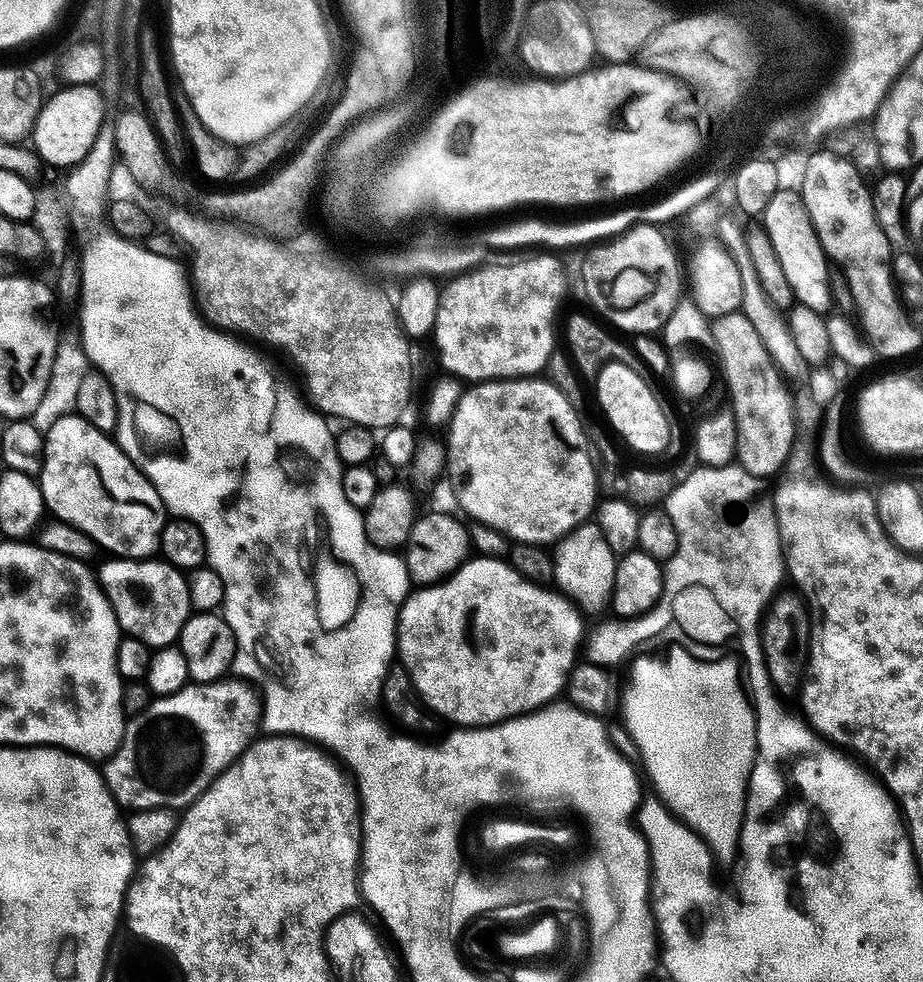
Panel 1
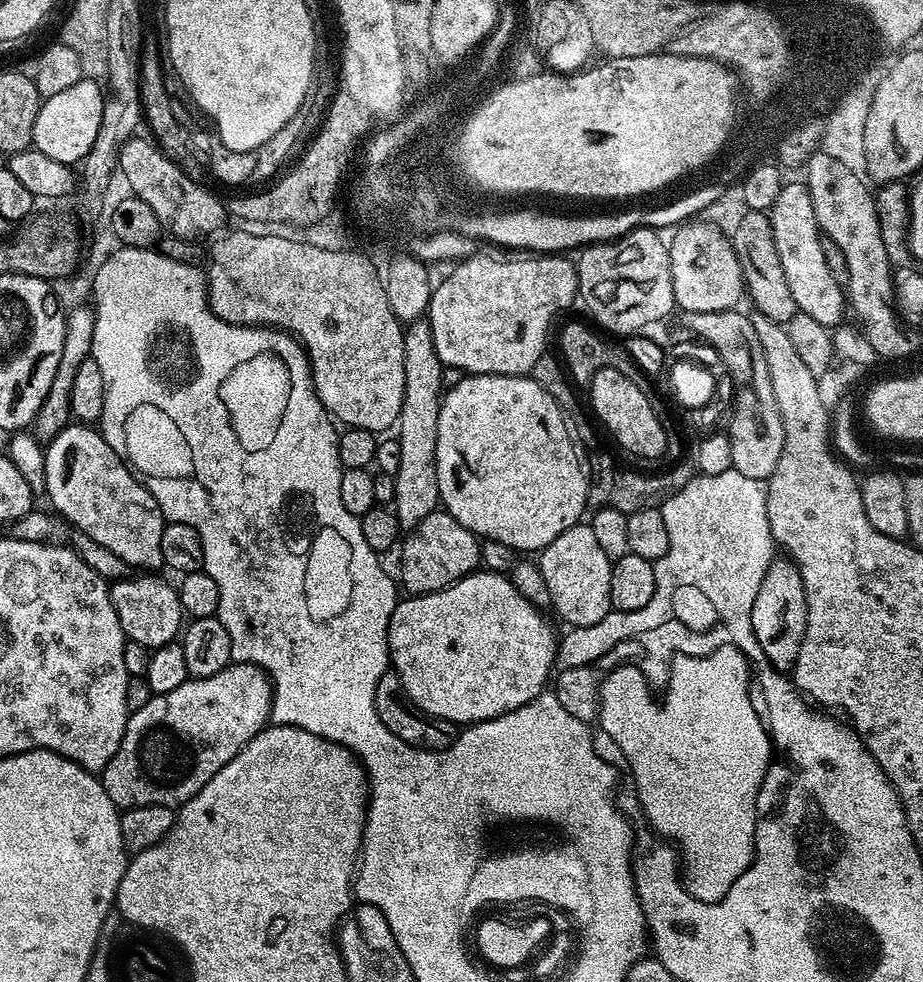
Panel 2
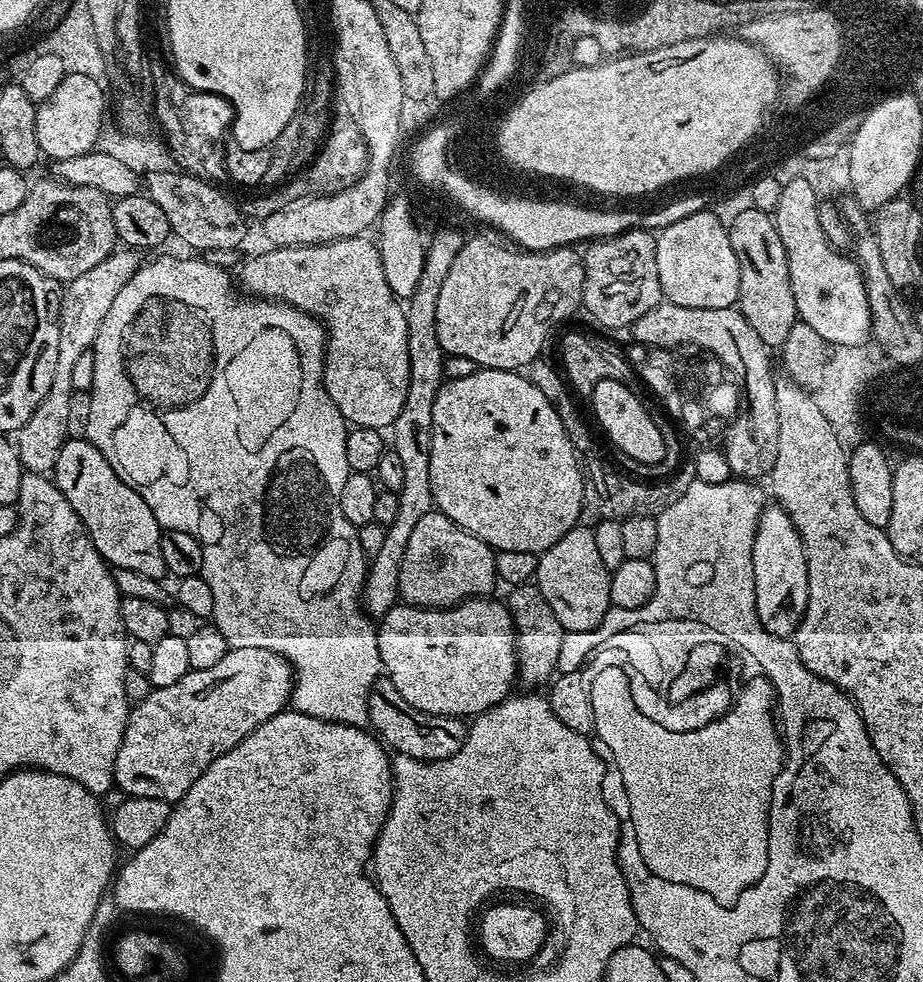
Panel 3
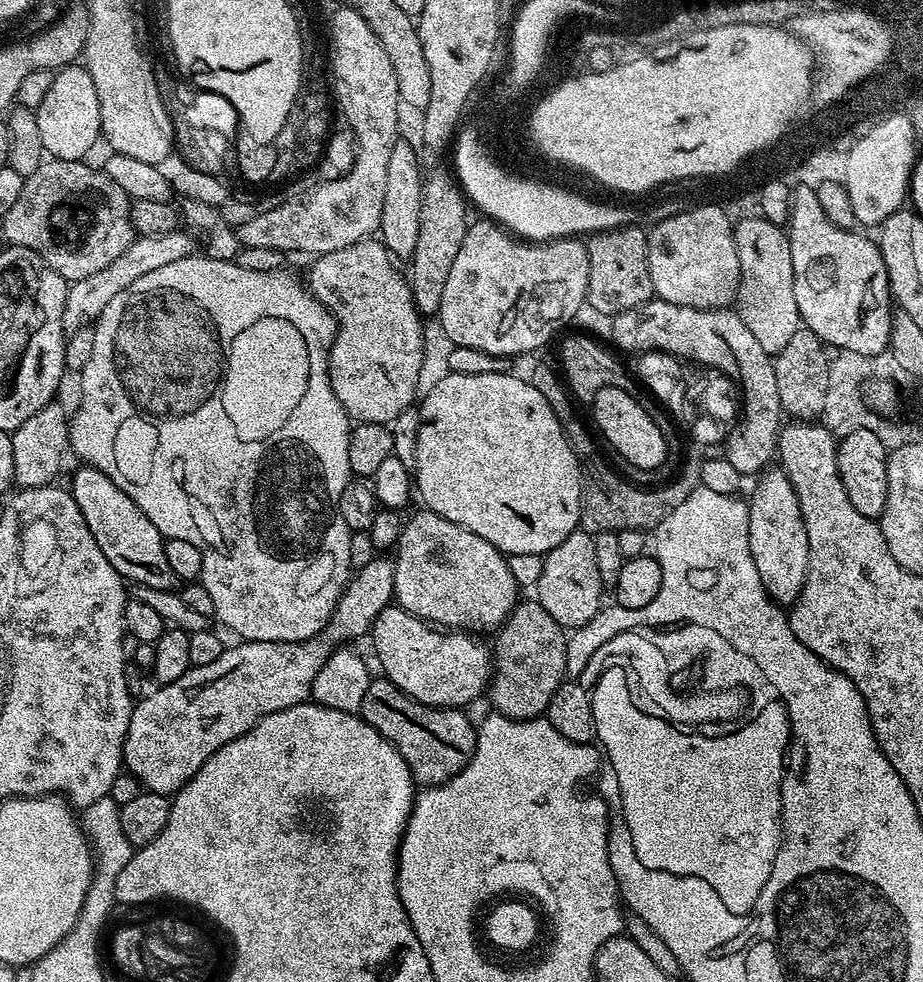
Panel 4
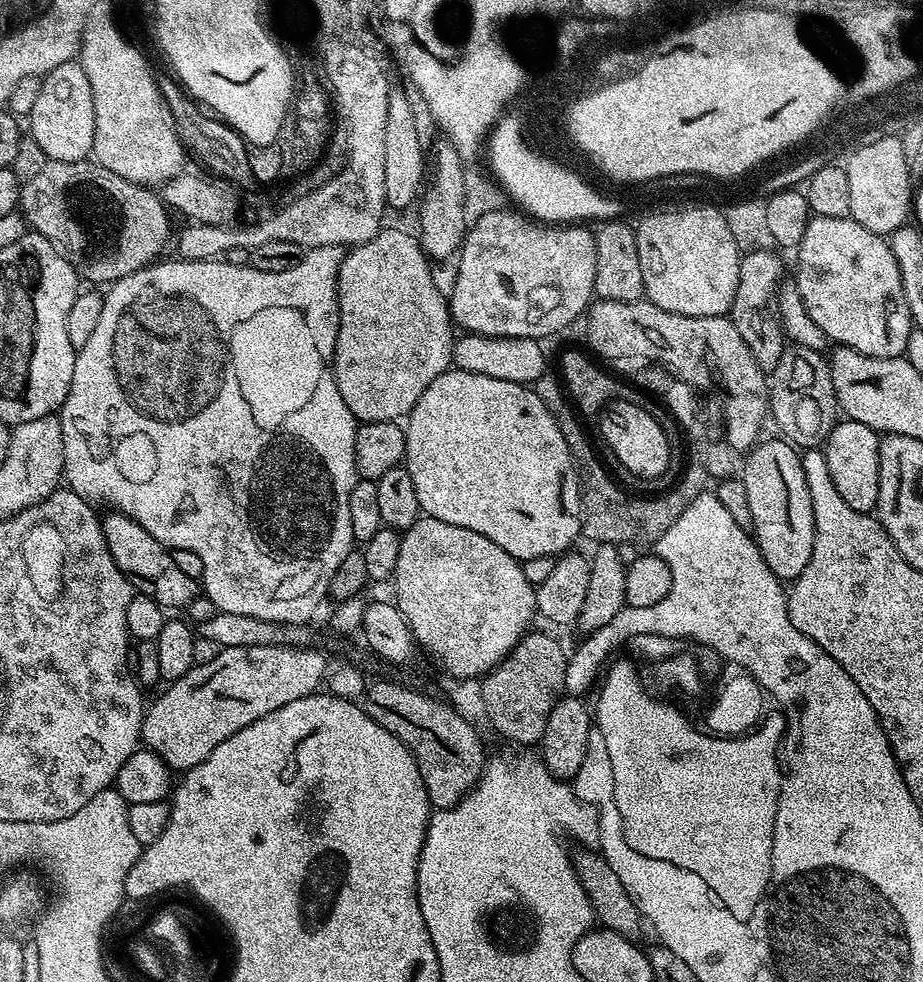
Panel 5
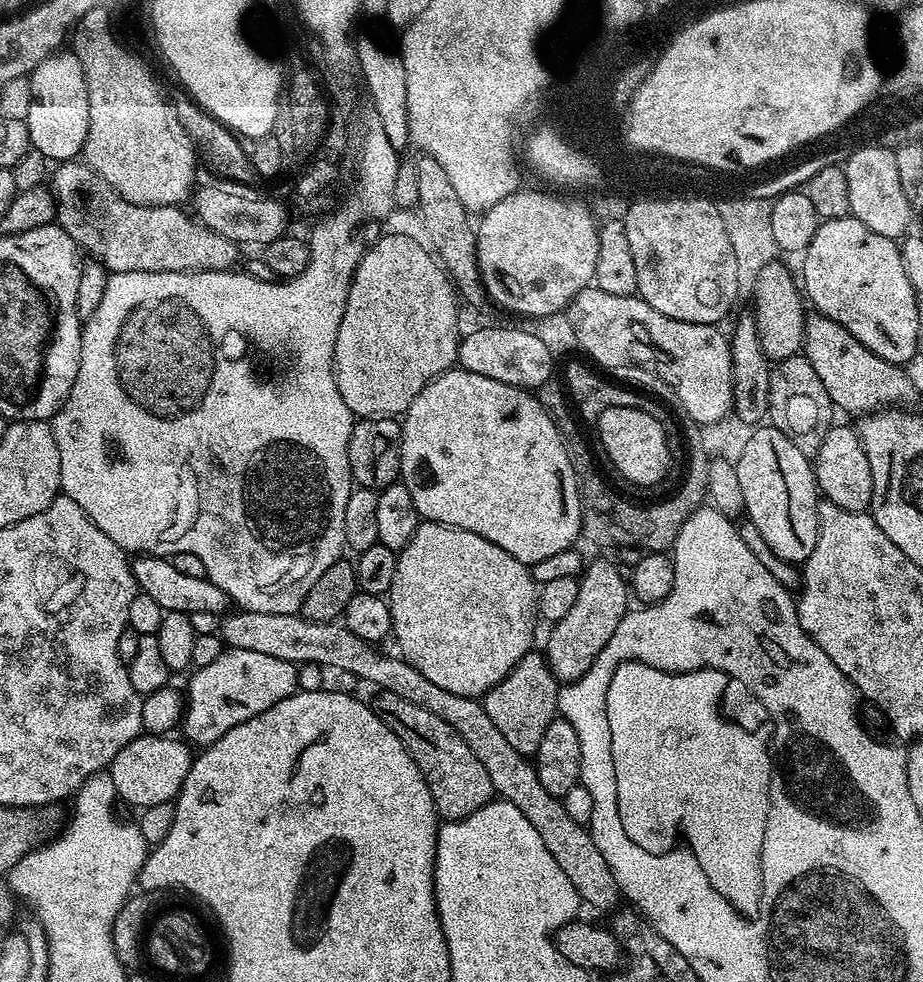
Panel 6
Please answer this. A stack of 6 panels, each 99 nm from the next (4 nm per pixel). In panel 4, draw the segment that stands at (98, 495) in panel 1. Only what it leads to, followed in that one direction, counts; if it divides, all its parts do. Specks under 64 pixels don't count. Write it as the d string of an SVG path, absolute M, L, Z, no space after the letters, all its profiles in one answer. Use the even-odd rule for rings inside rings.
M80 466L72 476L70 491L74 502L78 502L82 518L86 518L86 526L90 526L90 534L94 534L94 542L98 542L98 550L106 554L110 566L114 566L125 581L133 585L145 584L154 590L171 589L177 583L170 562L166 562L165 533L160 532L158 526L134 506L132 499L102 474L102 470Z

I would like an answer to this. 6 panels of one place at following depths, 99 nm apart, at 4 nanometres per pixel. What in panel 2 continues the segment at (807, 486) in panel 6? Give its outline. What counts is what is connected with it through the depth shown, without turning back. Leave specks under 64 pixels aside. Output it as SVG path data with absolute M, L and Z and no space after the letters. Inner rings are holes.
M787 558L773 559L766 570L766 578L762 578L762 586L758 586L758 598L754 598L752 629L758 646L762 646L762 654L776 671L791 673L792 665L798 658L798 650L802 650L807 617L808 603L800 567Z

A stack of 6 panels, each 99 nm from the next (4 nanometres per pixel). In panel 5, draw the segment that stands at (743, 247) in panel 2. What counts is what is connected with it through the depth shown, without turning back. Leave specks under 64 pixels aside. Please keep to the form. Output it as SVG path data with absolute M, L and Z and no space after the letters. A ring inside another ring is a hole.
M767 246L755 247L741 255L738 290L734 290L734 302L730 313L730 319L734 322L738 334L742 334L742 342L750 346L754 362L760 364L760 369L765 374L771 373L772 368L778 366L778 358L782 358L786 347L784 328L776 314L776 291L785 279L784 264L775 254L777 255Z

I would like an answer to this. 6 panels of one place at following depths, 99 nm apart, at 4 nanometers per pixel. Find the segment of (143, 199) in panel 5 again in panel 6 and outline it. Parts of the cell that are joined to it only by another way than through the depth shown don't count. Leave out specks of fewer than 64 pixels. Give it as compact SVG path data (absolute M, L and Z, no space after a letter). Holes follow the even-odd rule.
M64 162L51 173L50 191L56 198L55 223L75 242L77 249L99 260L114 272L227 272L235 269L238 245L187 216L180 206L138 206L110 186L83 162Z

